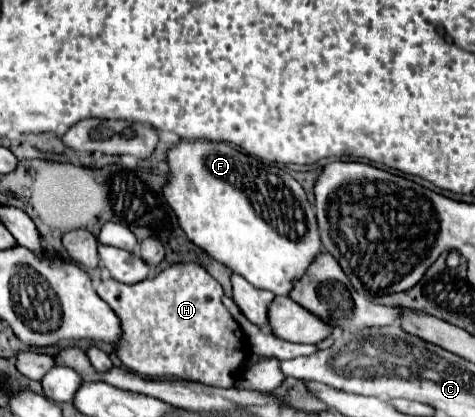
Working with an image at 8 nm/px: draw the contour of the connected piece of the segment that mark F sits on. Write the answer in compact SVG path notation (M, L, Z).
M179 142L173 150L169 150L167 162L173 176L165 186L165 198L177 214L179 224L183 224L189 240L229 270L241 274L255 288L269 290L277 296L287 296L321 252L315 210L311 208L303 186L275 164L243 154L231 144L221 142Z

